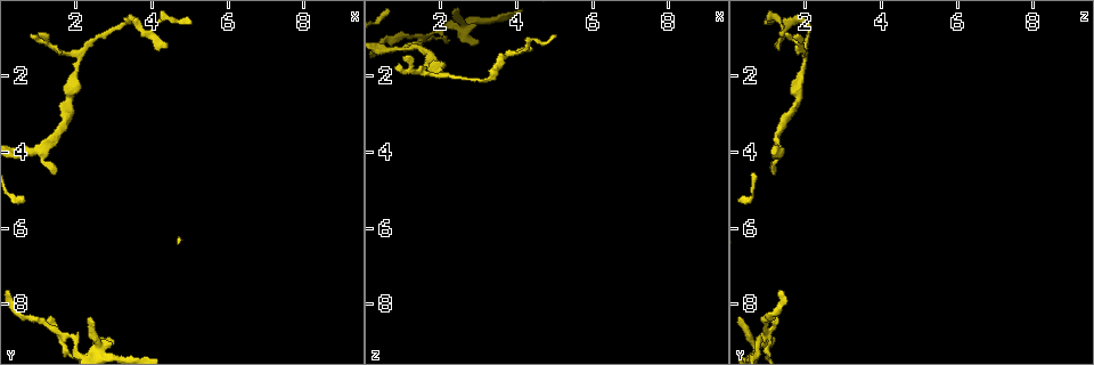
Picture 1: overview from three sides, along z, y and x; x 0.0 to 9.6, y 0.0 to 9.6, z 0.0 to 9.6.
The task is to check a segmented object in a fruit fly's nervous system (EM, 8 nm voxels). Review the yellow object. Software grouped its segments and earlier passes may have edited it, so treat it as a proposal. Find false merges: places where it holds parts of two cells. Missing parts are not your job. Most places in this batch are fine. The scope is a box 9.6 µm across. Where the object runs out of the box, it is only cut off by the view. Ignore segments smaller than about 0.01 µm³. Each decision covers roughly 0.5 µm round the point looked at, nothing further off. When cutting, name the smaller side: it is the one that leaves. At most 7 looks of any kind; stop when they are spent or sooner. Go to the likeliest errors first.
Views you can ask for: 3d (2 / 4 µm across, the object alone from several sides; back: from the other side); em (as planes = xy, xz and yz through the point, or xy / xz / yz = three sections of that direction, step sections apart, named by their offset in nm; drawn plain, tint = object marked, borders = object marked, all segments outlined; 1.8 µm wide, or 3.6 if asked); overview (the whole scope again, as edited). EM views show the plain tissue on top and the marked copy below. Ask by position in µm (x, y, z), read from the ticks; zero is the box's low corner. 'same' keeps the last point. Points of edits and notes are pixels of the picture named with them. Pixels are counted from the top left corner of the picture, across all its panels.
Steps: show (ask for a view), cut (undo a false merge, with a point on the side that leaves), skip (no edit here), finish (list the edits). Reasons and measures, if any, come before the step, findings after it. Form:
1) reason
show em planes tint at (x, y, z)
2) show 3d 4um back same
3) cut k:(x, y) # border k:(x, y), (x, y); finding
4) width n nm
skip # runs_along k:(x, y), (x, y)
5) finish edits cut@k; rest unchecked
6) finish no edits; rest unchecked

branch point
show 3d 2um at (1.80, 8.75, 0.90)

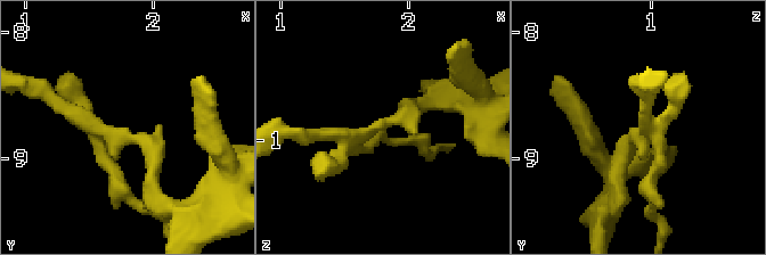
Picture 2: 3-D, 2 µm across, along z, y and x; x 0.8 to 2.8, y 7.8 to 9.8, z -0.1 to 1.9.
shape alone is not enough
show em planes tint at (1.74, 8.82, 0.88)

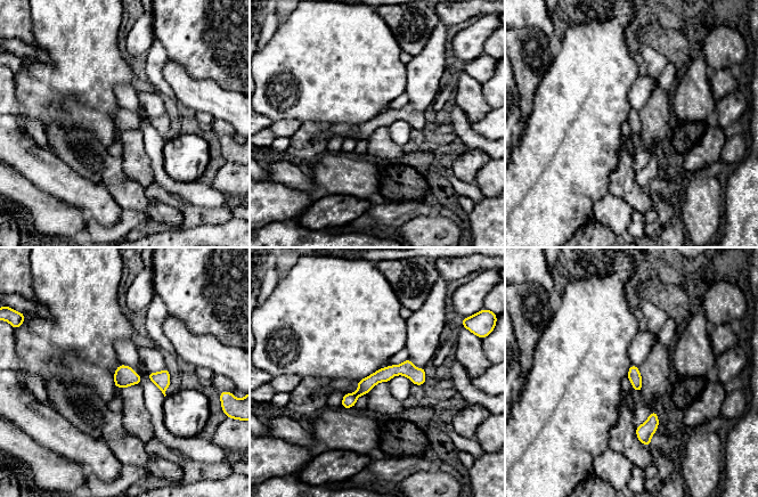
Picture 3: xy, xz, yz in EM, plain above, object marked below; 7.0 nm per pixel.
width 90 nm
cut 3:(349, 400) # two cells meet here

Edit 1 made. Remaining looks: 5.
three-way junction
show em planes tint at (2.15, 1.45, 2.00)

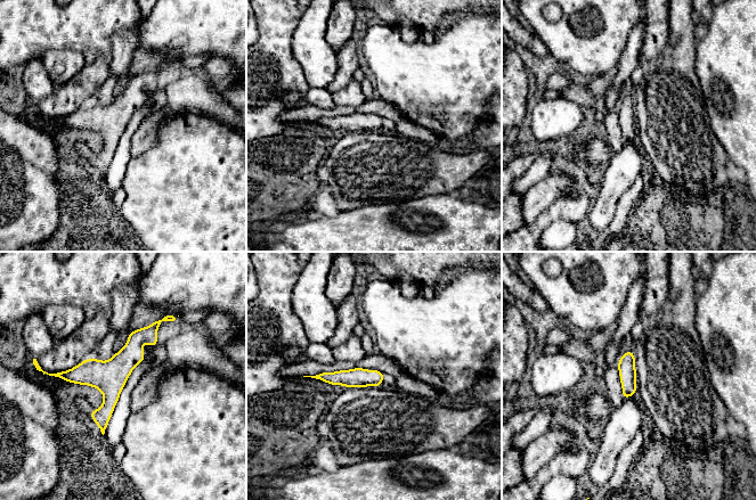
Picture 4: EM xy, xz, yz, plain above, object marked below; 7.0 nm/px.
width 130 nm
skip # runs_along 4:(155, 325), (111, 376), (103, 427); one cell here

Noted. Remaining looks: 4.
abrupt turn
show 3d 2um at (3.90, 0.90, 1.45)

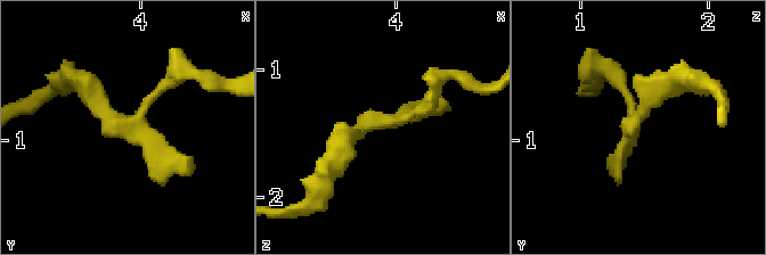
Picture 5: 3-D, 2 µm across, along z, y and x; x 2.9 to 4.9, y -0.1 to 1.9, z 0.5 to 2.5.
show em xy step 16 tint at (3.92, 0.84, 1.40)

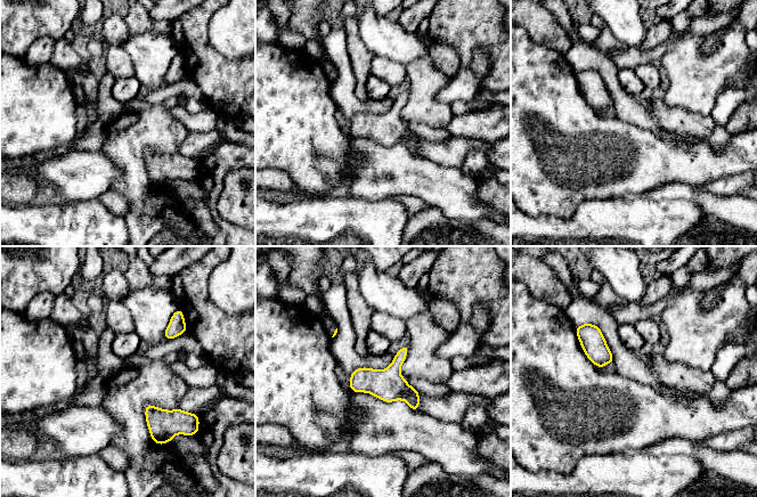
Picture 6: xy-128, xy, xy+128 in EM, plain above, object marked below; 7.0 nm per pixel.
skip # all the same cell

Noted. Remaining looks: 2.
finish edits cut@3; rest unchecked

